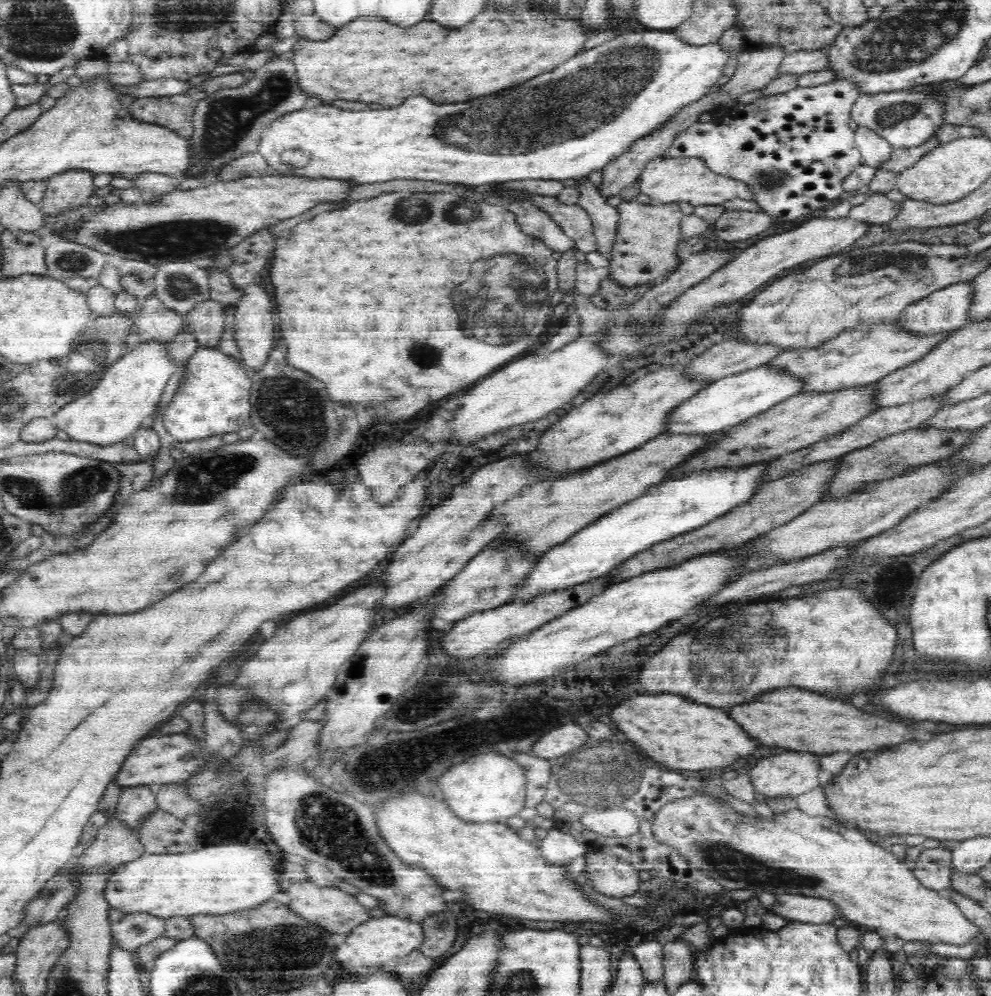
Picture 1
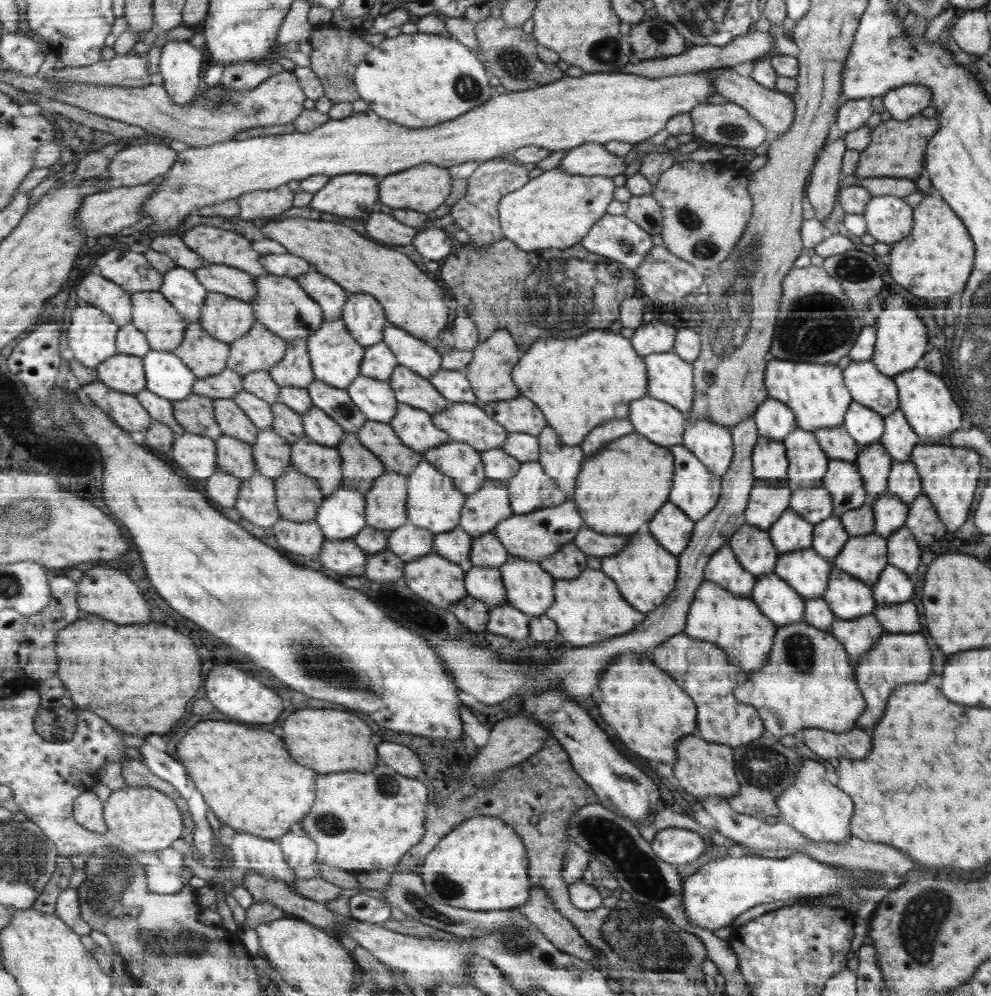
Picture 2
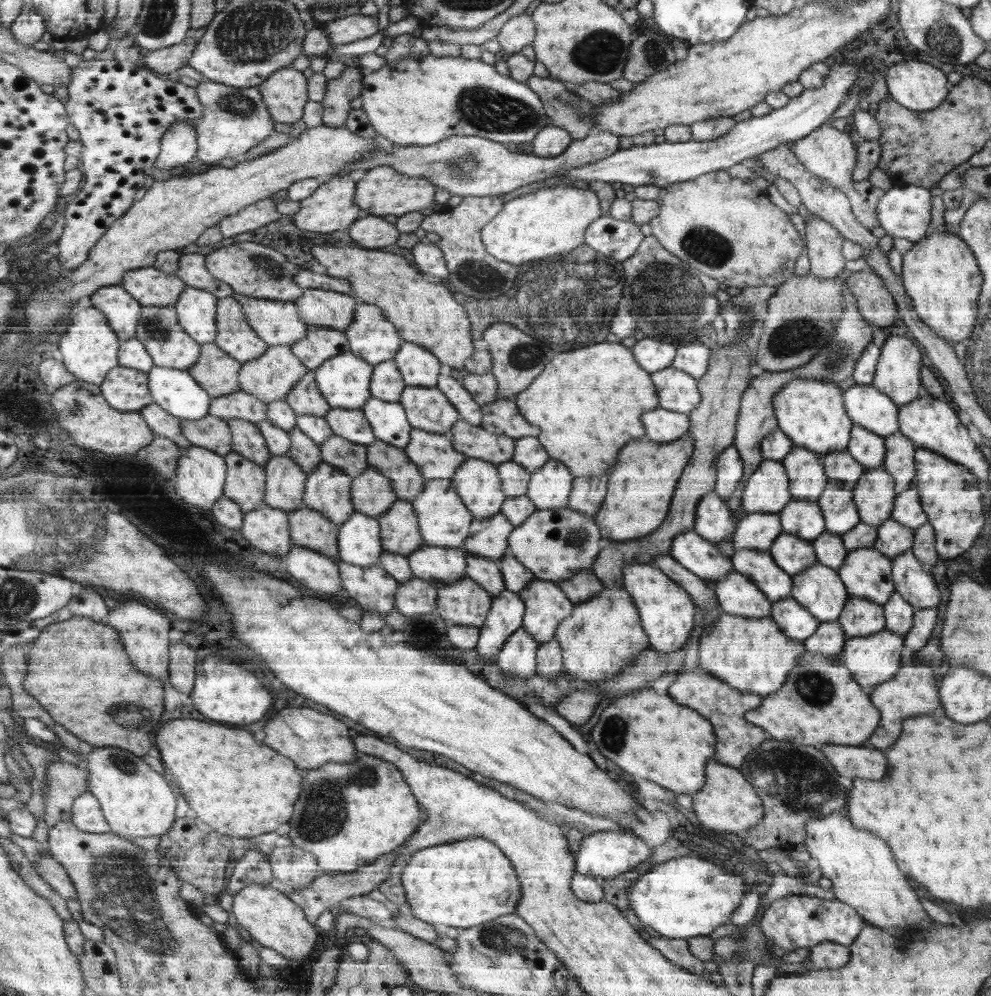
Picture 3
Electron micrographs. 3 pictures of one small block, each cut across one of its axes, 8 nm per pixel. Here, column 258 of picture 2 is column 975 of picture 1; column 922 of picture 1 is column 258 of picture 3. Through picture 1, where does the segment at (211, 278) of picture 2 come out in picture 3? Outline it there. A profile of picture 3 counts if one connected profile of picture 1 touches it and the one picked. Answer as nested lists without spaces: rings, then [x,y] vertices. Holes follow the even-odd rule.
[[[236,293],[234,297],[243,304],[252,330],[269,346],[291,347],[307,337],[308,324],[300,318],[293,302],[250,298]]]

